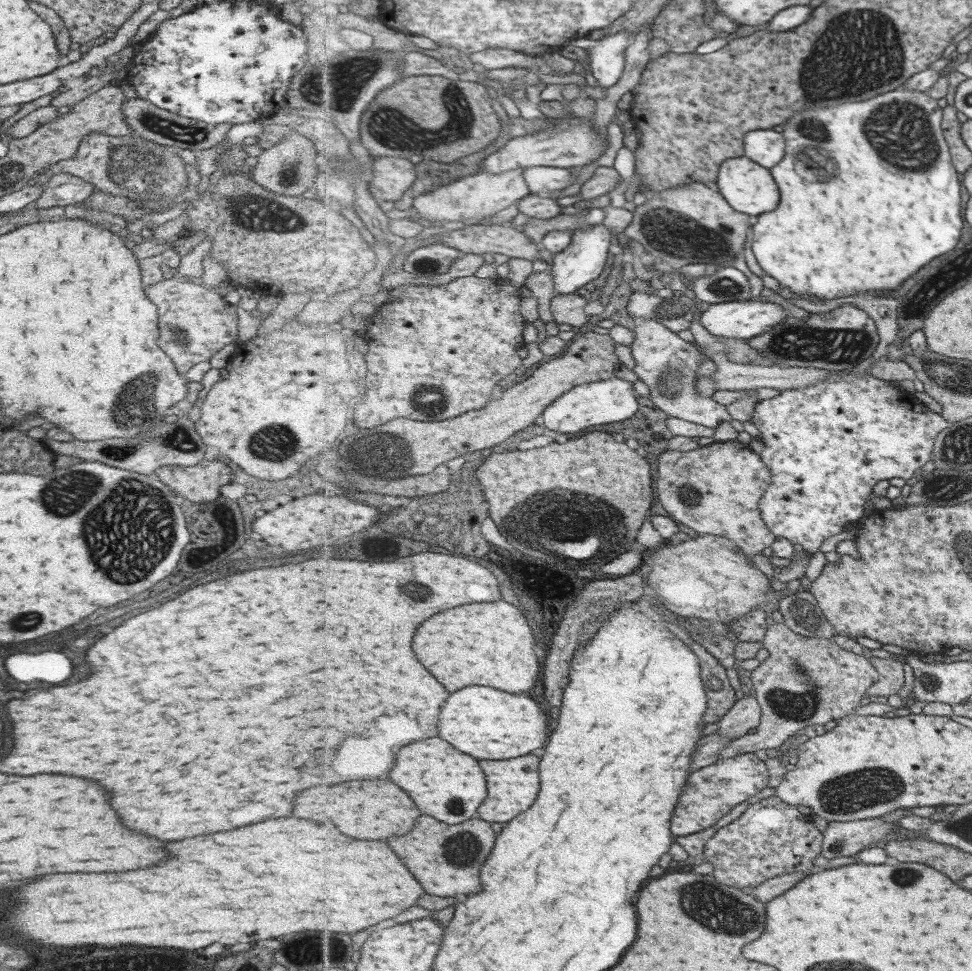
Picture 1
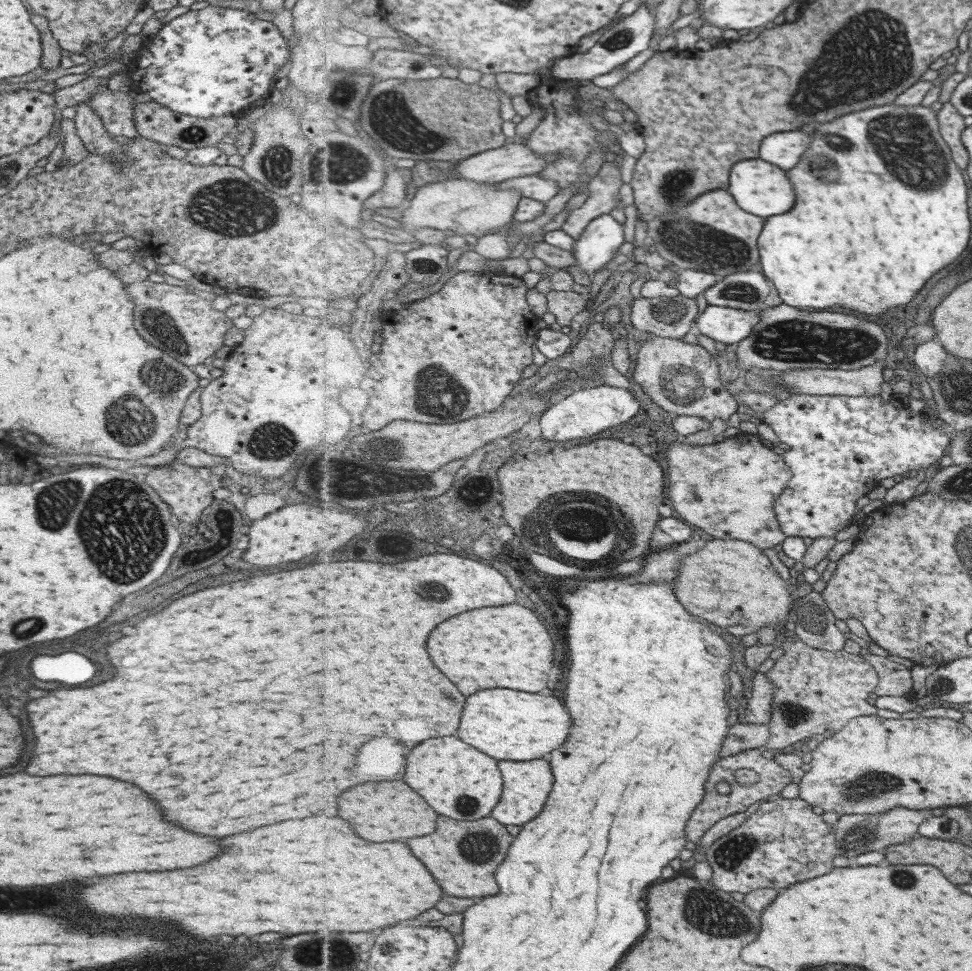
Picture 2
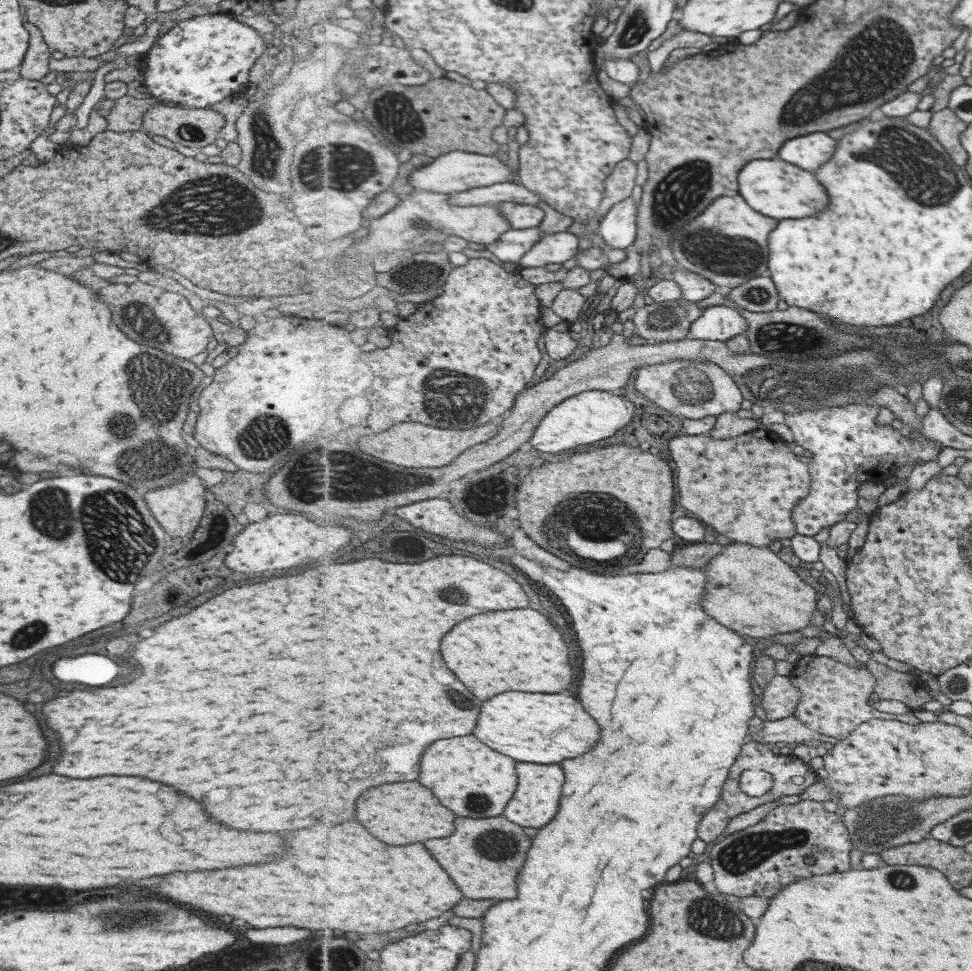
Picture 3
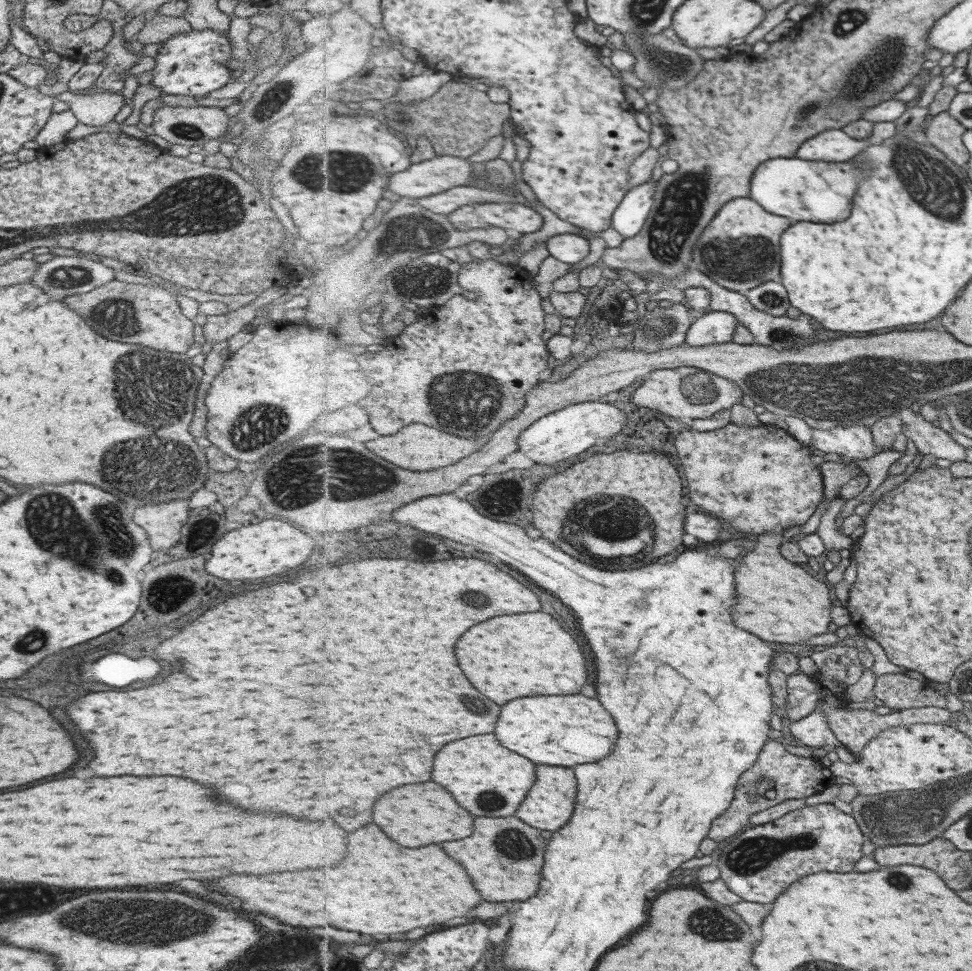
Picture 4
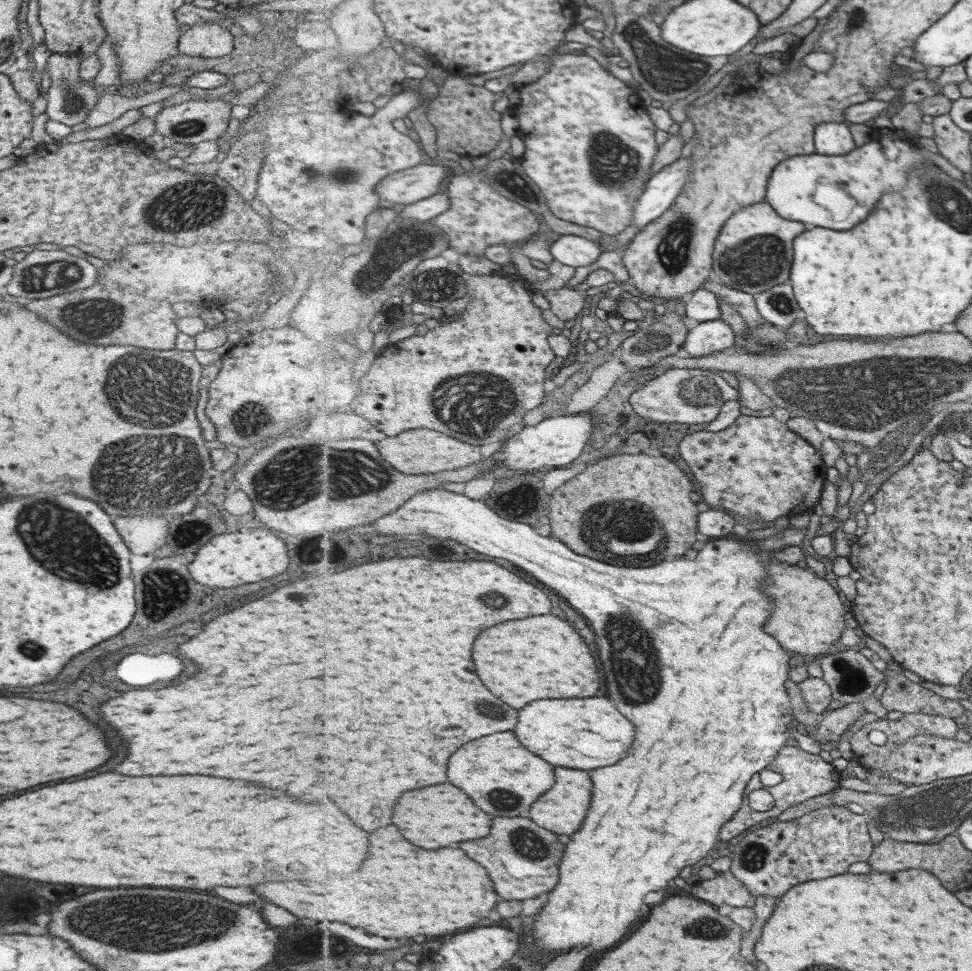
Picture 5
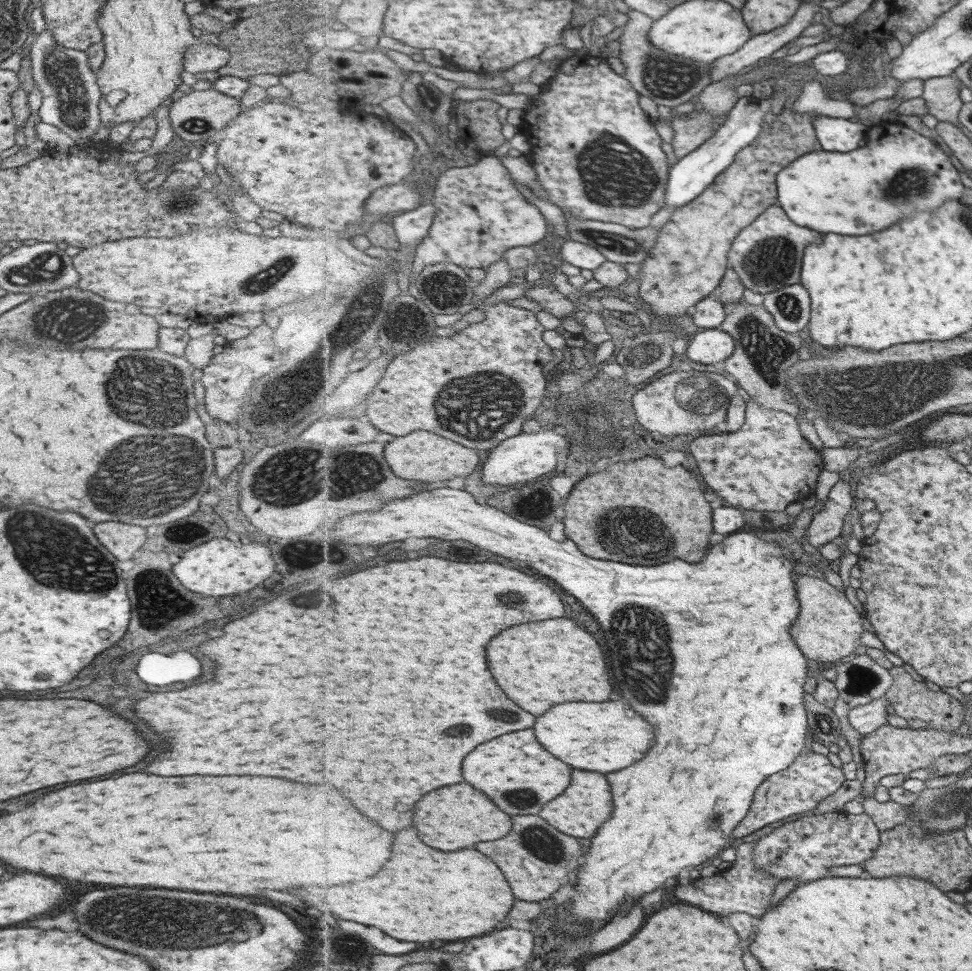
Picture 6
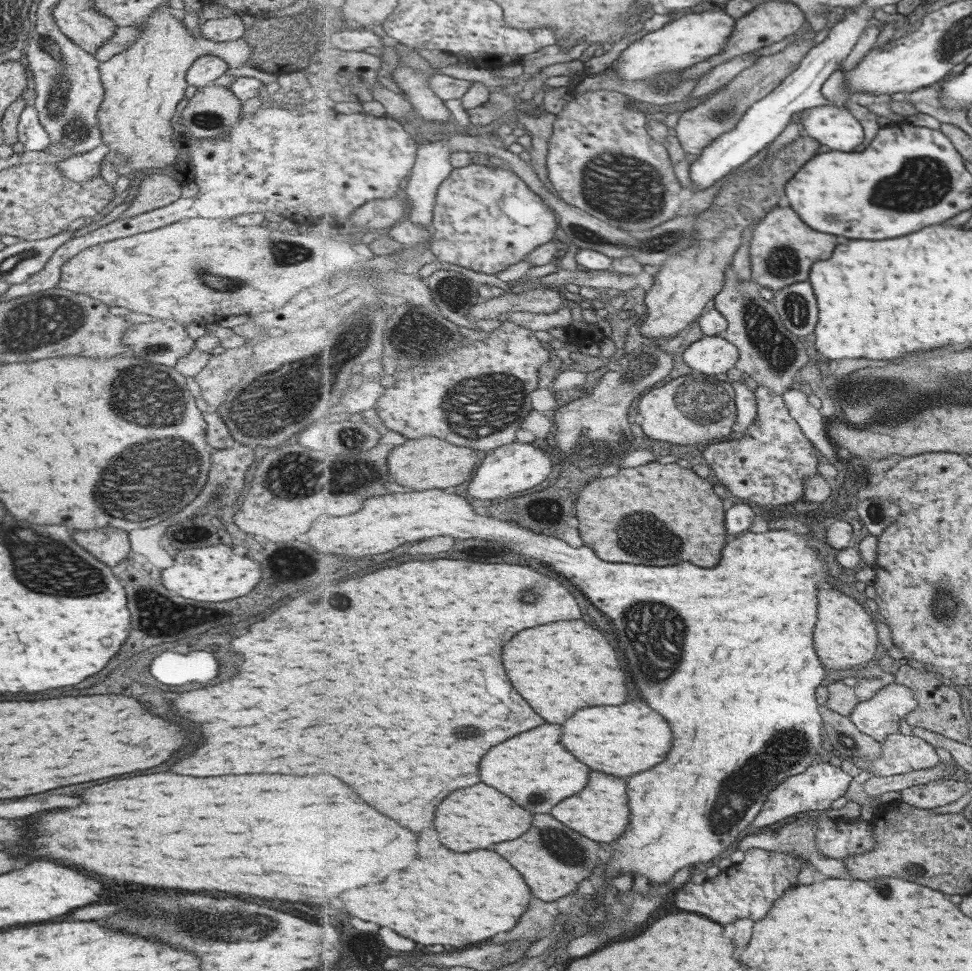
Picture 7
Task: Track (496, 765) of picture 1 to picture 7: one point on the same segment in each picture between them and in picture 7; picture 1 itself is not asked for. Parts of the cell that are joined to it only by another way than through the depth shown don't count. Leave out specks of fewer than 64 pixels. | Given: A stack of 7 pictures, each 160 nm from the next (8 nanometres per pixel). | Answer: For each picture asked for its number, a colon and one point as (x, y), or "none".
2: (527, 786)
3: (538, 800)
4: (550, 806)
5: (563, 809)
6: (587, 806)
7: (601, 813)

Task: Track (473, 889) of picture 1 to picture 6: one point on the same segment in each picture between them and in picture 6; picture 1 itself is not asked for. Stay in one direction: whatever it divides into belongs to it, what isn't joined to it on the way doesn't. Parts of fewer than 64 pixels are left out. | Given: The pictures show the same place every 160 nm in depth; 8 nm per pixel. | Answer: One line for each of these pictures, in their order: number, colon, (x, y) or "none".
2: (467, 868)
3: (495, 850)
4: (505, 857)
5: (523, 857)
6: (537, 859)

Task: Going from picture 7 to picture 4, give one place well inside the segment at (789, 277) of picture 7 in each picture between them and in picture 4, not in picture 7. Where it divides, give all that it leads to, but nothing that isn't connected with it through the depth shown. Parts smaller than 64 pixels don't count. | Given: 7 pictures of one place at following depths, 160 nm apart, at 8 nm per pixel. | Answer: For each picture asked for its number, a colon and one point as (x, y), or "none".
4: (741, 250)
5: (754, 252)
6: (769, 254)

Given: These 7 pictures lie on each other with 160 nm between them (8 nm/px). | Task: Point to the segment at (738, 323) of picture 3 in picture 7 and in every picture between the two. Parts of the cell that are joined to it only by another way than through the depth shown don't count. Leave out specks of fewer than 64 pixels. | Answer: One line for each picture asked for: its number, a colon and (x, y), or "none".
4: (716, 327)
5: (711, 336)
6: (711, 345)
7: (711, 355)

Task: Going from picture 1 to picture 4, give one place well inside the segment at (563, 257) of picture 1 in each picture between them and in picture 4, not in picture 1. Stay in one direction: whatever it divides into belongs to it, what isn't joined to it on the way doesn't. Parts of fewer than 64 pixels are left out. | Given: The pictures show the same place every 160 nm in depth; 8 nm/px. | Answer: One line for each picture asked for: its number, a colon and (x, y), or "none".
2: (600, 242)
3: (619, 228)
4: (632, 214)

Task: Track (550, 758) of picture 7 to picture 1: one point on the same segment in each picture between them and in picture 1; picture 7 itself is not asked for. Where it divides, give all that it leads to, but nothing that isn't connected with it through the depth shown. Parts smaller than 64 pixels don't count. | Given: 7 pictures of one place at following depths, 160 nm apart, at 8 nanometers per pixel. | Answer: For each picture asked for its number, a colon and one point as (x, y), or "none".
1: (447, 783)
2: (459, 781)
3: (472, 779)
4: (485, 776)
5: (505, 779)
6: (514, 764)

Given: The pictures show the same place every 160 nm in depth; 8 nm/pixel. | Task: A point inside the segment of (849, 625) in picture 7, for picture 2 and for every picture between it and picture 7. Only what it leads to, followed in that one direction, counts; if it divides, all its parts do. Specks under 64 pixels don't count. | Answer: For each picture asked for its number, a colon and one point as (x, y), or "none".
2: (730, 583)
3: (750, 589)
4: (779, 601)
5: (810, 618)
6: (830, 627)

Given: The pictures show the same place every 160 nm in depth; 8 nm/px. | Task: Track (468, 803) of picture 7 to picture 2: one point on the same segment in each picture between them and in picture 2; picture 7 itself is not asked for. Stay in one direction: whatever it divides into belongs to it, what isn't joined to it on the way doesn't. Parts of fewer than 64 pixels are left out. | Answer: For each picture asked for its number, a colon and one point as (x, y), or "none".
2: (387, 811)
3: (417, 814)
4: (417, 815)
5: (438, 816)
6: (453, 818)

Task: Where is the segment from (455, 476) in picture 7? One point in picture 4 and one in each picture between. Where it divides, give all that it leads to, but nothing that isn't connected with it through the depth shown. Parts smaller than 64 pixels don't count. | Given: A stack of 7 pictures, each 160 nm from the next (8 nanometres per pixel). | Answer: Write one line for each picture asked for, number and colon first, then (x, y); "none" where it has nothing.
4: (418, 447)
5: (422, 451)
6: (422, 455)

